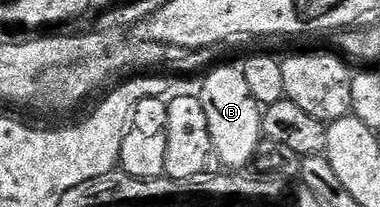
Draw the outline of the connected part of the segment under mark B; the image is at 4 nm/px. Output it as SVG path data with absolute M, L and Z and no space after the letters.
M239 66L214 68L208 76L203 76L199 97L202 109L206 109L210 141L214 141L214 153L220 158L221 168L247 168L247 163L249 166L255 160L262 138L262 108L250 97L243 70Z

